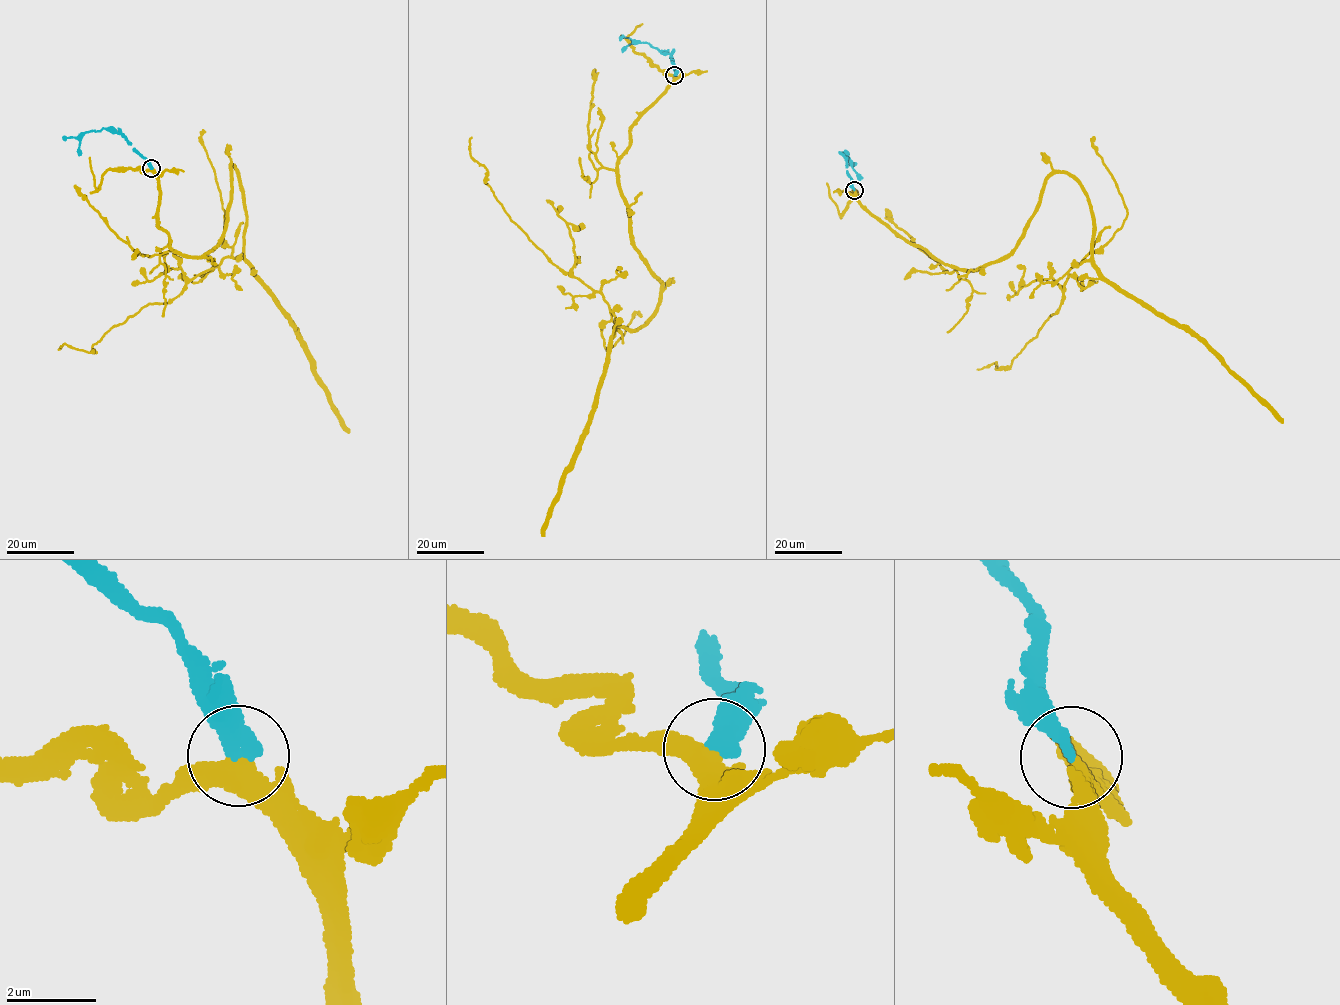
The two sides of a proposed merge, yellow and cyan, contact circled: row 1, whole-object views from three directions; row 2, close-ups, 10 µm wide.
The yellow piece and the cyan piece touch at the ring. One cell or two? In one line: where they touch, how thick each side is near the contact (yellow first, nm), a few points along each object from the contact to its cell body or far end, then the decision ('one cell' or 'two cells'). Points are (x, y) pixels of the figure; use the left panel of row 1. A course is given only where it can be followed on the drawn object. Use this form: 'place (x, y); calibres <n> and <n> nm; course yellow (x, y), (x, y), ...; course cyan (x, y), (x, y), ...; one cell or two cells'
place (151, 168); calibres 360 and 380 nm; course yellow (151, 168), (160, 228), (173, 249), (200, 257), (222, 234), (235, 166), (244, 257), (298, 327), (348, 433); course cyan (151, 168), (121, 134), (105, 128), (86, 132), (80, 139), (79, 155); one cell

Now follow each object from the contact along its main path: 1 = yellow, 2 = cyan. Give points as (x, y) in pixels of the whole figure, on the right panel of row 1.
1: (854, 190), (915, 246), (978, 269), (1067, 172), (1105, 278), (1186, 325), (1282, 423)
2: (854, 190), (844, 157), (848, 152), (846, 156), (860, 180)

